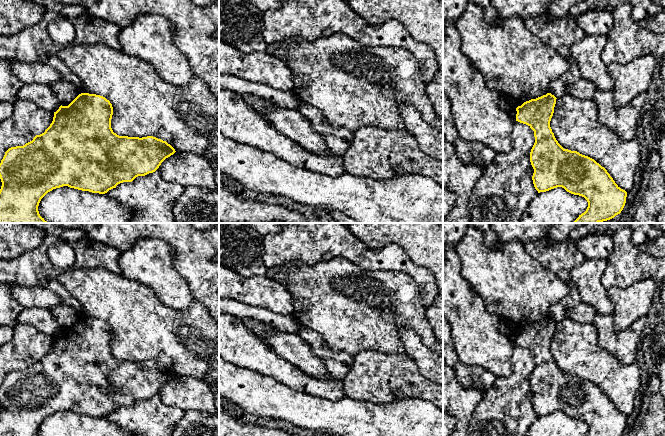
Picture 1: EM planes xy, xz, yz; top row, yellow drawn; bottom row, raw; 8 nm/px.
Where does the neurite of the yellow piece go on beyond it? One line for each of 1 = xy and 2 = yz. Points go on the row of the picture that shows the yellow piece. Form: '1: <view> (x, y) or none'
1: none
2: none

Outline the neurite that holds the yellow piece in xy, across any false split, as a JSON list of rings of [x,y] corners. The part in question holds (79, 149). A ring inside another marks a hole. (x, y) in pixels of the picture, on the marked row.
[[[81,93],[68,106],[54,112],[53,121],[44,133],[36,135],[23,146],[9,148],[0,163],[0,223],[48,223],[39,214],[41,199],[50,191],[63,186],[105,194],[123,182],[155,172],[161,163],[176,151],[166,141],[153,136],[119,136],[111,128],[113,107],[105,97]]]

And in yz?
[[[547,93],[516,108],[516,121],[528,125],[534,131],[535,143],[530,152],[534,187],[538,193],[562,187],[571,194],[584,197],[588,207],[574,223],[599,223],[610,220],[623,210],[627,192],[621,189],[607,170],[594,159],[577,151],[564,149],[558,143],[550,127],[556,99],[554,95]]]

